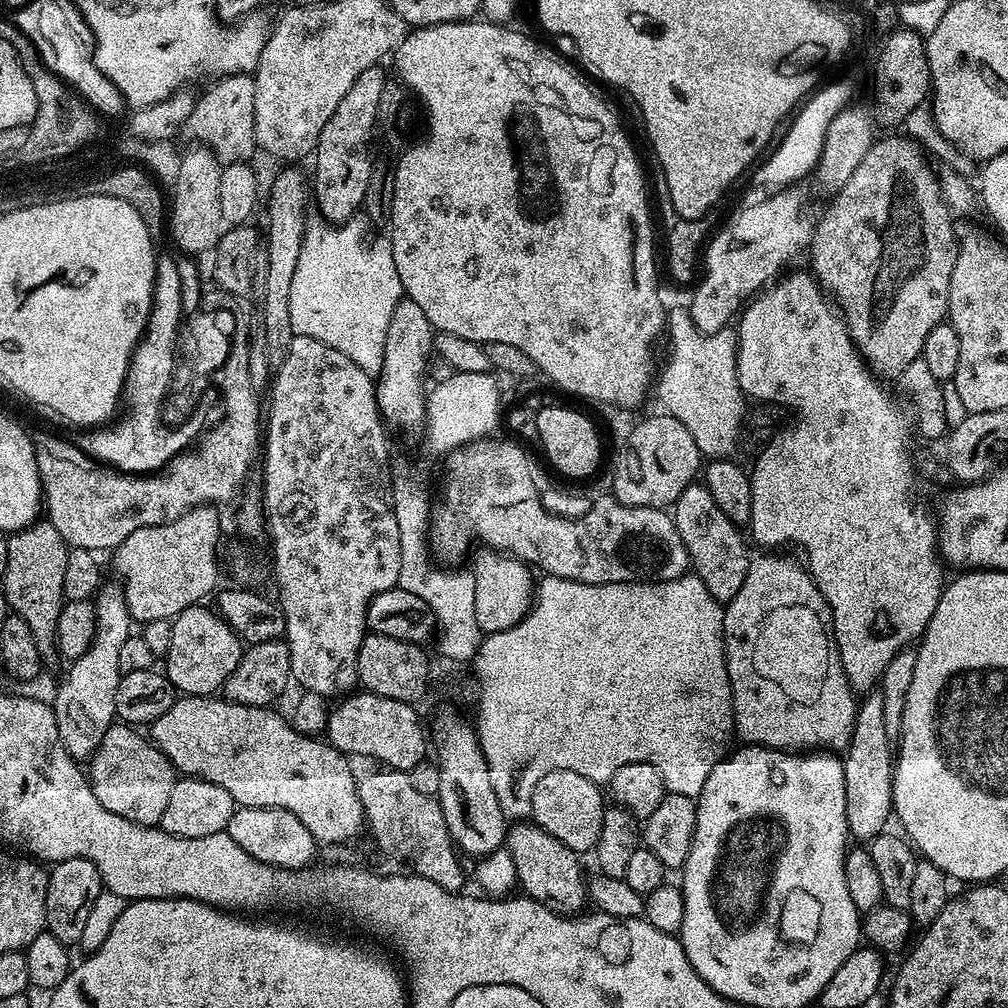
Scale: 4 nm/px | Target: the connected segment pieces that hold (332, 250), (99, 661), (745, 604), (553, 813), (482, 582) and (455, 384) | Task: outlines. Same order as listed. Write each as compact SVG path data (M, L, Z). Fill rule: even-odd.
M323 218L309 219L304 226L302 254L298 256L298 267L290 285L290 326L297 336L318 338L326 346L334 346L341 354L346 354L350 362L362 366L366 374L379 377L382 358L386 350L386 330L390 330L390 318L404 296L404 287L398 278L398 266L394 266L391 247L384 246L380 260L375 260L376 252L364 241L364 232L353 226L329 224Z
M108 582L101 583L99 592L94 597L96 605L96 637L90 650L82 658L67 665L68 673L60 684L54 699L54 711L58 722L58 734L68 753L77 762L91 761L98 750L106 730L117 719L114 706L114 690L122 675L118 658L126 638L133 635L134 621L124 601L124 593L119 587L111 588Z
M760 554L757 558L749 559L748 569L746 570L746 582L742 582L741 588L738 590L738 594L734 594L734 598L724 608L724 657L728 660L726 662L726 670L728 671L728 677L730 678L730 686L732 687L732 718L734 721L734 732L737 737L740 736L745 745L749 744L762 744L766 748L778 748L781 750L843 750L848 747L850 738L852 737L852 727L856 721L856 709L858 707L857 693L853 692L850 685L848 685L848 679L846 674L842 670L842 662L840 661L840 655L838 654L838 646L836 640L832 636L832 611L830 606L826 602L826 598L818 590L818 586L813 582L812 575L808 573L807 567L799 559L791 560L788 556L776 556L780 554Z
M554 770L534 786L531 819L570 850L578 854L591 853L604 822L606 801L600 792L603 792L601 785L590 782L590 778L582 774L574 774L574 770Z
M482 546L477 550L470 568L475 577L476 621L484 634L501 632L520 622L532 608L536 585L535 579L532 580L533 571L523 561L495 549Z
M492 372L451 373L444 381L434 384L425 399L426 448L432 454L442 456L464 447L465 444L489 437L502 418L502 410L498 408L498 379ZM432 401L440 404L436 412L432 412Z

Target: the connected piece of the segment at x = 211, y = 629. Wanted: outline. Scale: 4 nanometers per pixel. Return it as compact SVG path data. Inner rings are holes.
M211 607L187 608L172 620L168 654L162 668L172 687L185 696L212 696L224 687L226 678L234 674L245 645L236 631Z

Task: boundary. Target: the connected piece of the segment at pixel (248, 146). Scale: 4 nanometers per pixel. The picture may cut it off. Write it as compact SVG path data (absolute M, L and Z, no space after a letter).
M239 72L233 76L221 76L209 92L199 93L190 118L186 118L182 129L192 142L212 149L221 165L242 164L251 161L258 152L256 131L254 130L254 90L255 79L249 73Z

